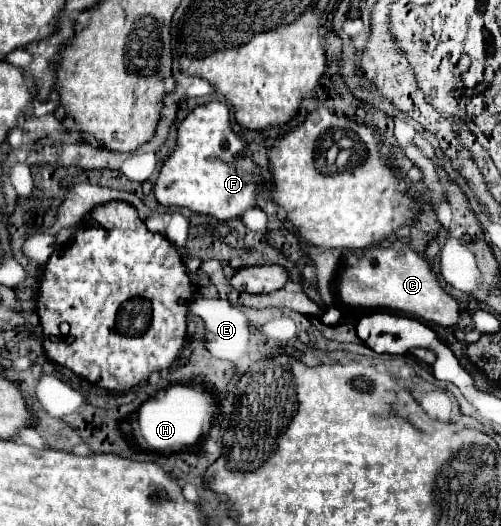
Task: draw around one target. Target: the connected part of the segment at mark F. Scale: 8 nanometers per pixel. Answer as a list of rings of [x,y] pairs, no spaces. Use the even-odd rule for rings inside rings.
[[[210,101],[204,105],[198,105],[190,115],[180,123],[178,127],[178,139],[174,153],[166,159],[164,167],[160,169],[158,181],[154,185],[156,199],[162,205],[176,205],[176,207],[188,207],[196,213],[212,215],[218,221],[230,221],[242,217],[248,209],[256,207],[256,197],[262,189],[262,177],[260,177],[260,165],[252,161],[252,153],[248,151],[248,143],[232,131],[230,125],[230,109],[220,101]]]

